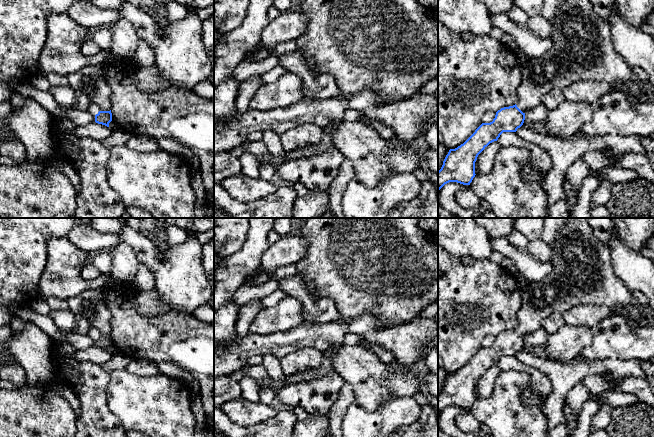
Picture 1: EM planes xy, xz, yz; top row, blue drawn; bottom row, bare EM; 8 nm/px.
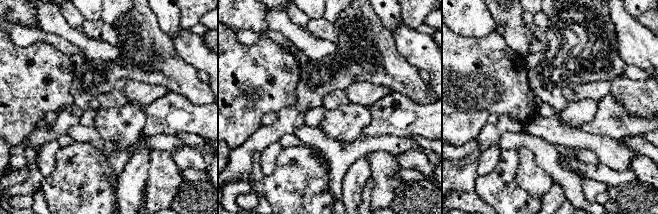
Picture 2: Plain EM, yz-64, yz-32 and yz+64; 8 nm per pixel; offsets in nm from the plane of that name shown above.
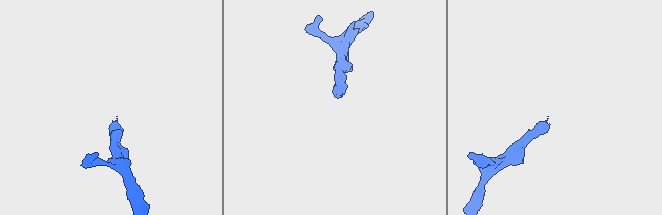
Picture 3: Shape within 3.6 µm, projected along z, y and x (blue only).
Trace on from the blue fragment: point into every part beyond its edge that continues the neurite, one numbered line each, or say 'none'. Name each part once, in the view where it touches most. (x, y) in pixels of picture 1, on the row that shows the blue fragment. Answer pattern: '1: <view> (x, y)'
1: xy (90, 85)

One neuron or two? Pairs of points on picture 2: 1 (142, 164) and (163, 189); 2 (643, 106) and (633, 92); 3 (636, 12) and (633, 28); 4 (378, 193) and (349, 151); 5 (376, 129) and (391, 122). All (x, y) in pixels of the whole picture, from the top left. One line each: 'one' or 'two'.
1: two
2: one
3: two
4: two
5: one

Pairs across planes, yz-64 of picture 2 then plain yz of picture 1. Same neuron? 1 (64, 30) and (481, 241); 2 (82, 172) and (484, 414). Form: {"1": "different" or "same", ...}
{"1": "different", "2": "same"}

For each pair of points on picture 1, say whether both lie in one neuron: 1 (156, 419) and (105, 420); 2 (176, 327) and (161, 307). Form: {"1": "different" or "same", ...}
{"1": "different", "2": "different"}

